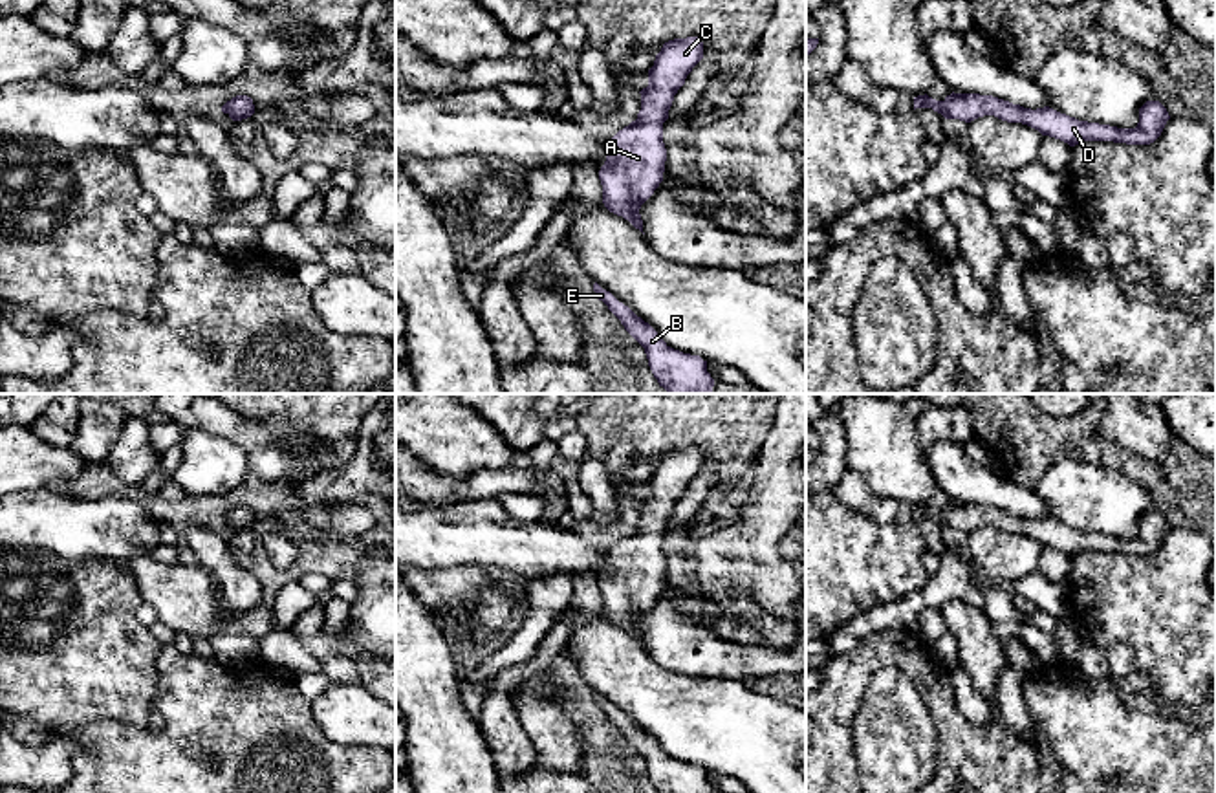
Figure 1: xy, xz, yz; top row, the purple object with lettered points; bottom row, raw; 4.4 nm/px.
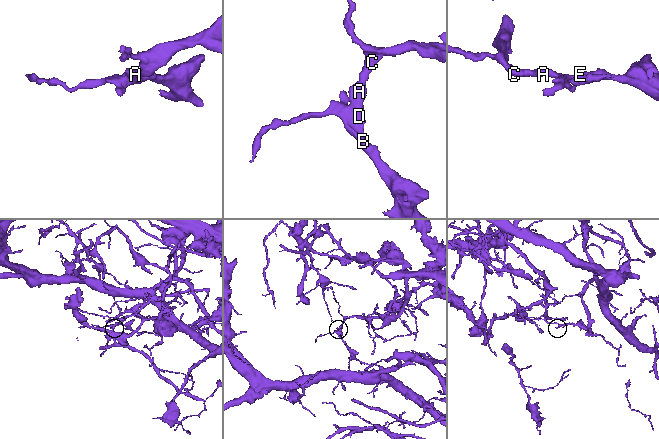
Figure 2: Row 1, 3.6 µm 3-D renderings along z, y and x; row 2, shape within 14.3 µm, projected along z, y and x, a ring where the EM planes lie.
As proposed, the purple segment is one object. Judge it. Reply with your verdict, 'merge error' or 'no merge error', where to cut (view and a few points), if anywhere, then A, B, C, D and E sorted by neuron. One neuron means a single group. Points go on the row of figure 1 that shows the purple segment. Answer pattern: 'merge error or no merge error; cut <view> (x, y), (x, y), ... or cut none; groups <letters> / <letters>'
no merge error; cut none; groups A B C D E

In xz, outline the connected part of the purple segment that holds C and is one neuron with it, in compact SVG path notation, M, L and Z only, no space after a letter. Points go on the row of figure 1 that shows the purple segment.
M698 37L665 42L648 70L648 86L639 92L637 119L606 143L606 161L599 170L603 203L641 233L639 209L663 181L663 123L668 119L674 95L701 59L703 42Z

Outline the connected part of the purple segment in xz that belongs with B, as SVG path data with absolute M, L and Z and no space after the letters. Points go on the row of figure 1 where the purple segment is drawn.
M597 282L593 291L608 310L621 320L624 330L645 348L648 366L667 394L711 394L714 379L707 372L707 361L700 355L683 353L670 348L659 333L637 317L628 306L619 302Z

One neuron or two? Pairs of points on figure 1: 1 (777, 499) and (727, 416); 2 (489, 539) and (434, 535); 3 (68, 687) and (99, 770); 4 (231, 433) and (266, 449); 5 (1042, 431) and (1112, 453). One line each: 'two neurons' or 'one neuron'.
1: two neurons
2: one neuron
3: two neurons
4: one neuron
5: one neuron

